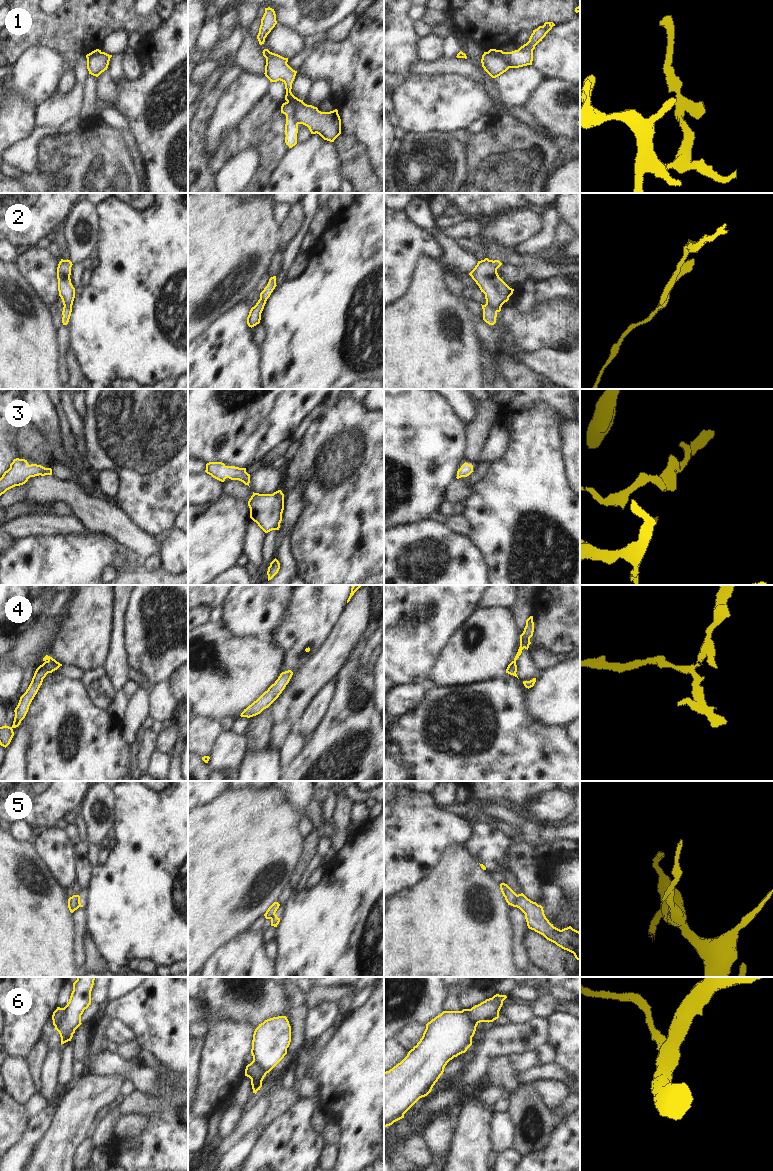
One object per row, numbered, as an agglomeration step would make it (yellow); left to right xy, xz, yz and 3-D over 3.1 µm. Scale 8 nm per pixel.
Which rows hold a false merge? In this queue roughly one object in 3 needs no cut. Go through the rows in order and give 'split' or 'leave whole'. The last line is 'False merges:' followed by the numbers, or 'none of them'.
1: split
2: split
3: leave whole
4: split
5: split
6: split
False merges: 1, 2, 4, 5, 6

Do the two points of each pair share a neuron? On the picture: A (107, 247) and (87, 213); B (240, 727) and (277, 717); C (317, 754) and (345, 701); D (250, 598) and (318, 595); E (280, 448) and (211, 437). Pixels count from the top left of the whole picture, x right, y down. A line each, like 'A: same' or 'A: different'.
A: different
B: different
C: same
D: different
E: different

